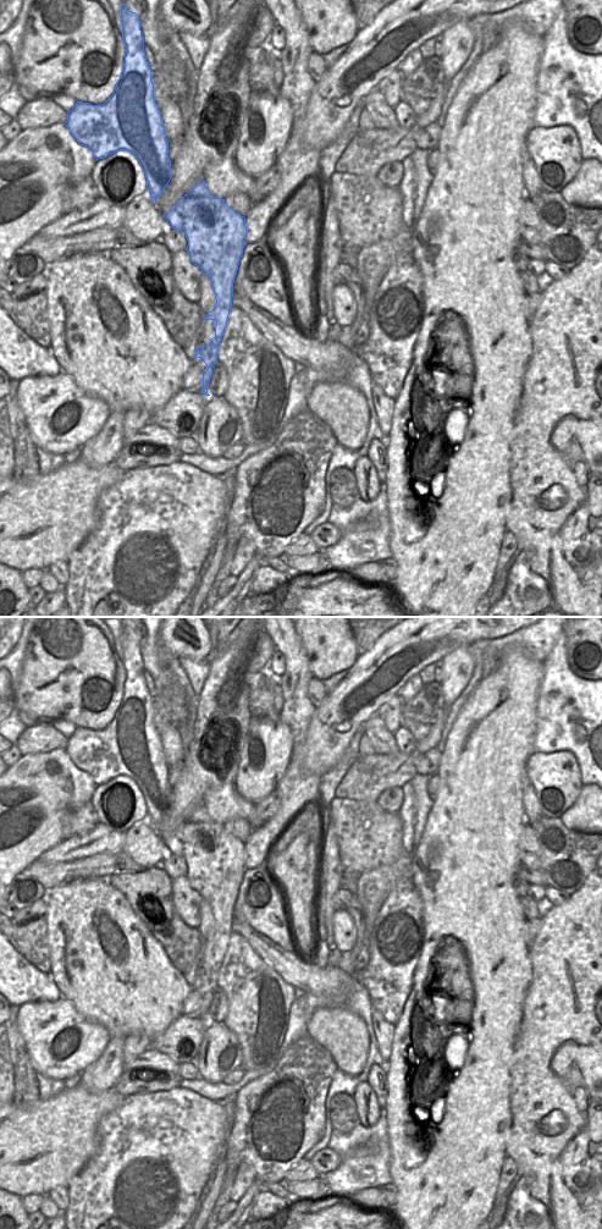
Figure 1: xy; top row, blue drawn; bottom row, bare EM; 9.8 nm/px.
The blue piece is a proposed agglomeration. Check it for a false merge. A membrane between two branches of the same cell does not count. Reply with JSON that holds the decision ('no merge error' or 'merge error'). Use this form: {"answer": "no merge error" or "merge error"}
{"answer": "merge error"}

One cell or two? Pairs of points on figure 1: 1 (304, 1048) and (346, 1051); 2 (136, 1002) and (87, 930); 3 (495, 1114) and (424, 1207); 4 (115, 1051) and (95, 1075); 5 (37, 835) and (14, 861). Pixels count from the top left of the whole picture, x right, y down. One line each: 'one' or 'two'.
1: two
2: one
3: one
4: one
5: one

